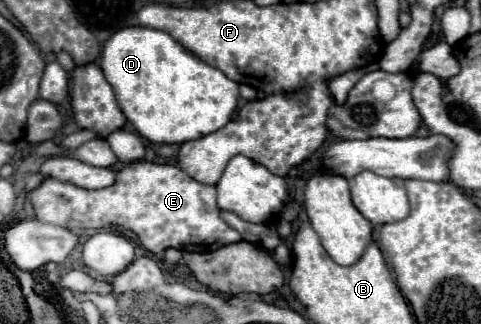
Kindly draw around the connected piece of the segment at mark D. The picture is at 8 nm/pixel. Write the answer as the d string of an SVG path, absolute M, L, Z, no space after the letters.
M124 27L116 31L102 49L100 69L104 71L106 81L112 85L118 107L126 115L126 119L134 125L134 129L152 143L186 143L210 135L222 129L236 105L238 105L238 83L228 79L216 67L210 67L194 53L186 51L178 41L174 41L168 33L148 27Z

